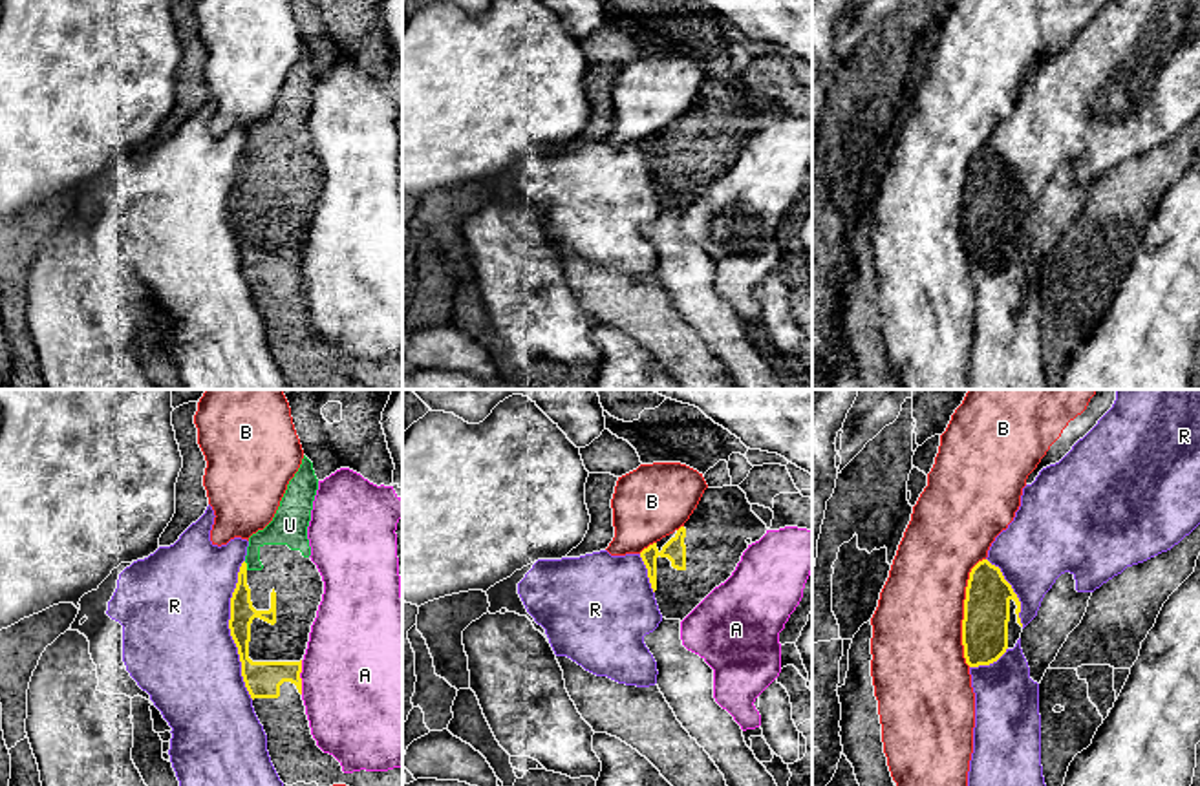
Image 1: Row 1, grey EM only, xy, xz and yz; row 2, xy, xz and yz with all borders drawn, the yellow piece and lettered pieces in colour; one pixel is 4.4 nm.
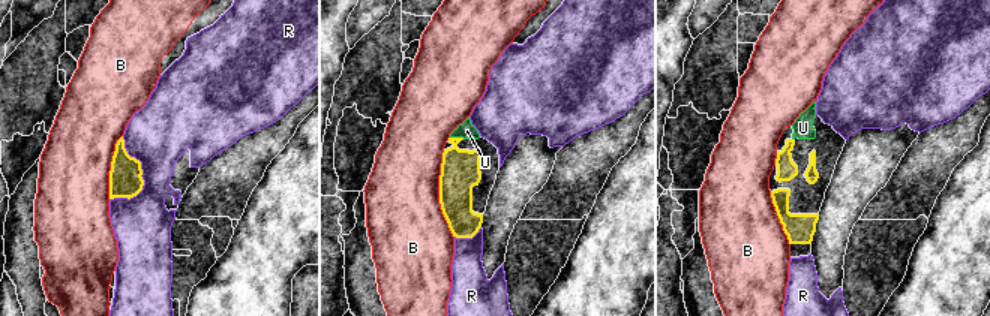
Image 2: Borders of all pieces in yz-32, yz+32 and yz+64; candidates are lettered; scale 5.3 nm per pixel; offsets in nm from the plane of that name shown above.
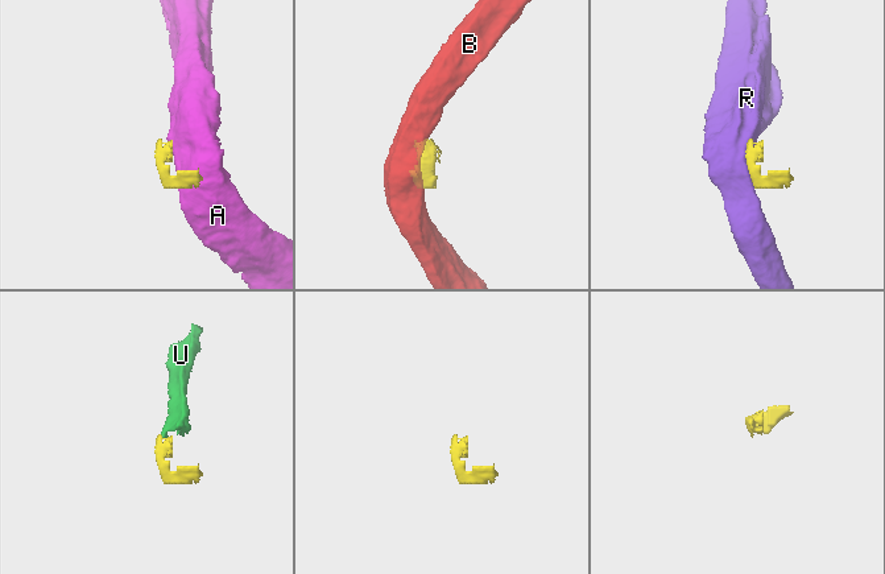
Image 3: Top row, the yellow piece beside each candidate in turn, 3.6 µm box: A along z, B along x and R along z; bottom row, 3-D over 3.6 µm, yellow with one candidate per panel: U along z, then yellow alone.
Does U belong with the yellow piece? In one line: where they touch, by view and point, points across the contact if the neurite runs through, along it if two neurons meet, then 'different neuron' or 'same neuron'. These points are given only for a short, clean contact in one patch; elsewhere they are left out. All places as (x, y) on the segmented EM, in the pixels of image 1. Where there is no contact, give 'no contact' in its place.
contact xy (246, 565); way xy (242, 613), (246, 565), (266, 536), (288, 527); same neuron

